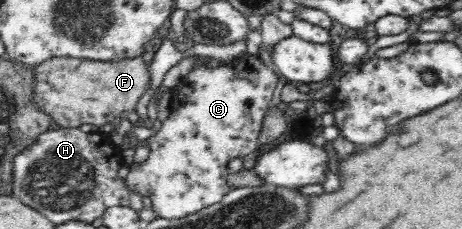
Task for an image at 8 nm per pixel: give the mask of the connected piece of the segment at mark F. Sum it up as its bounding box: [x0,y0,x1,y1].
[31,57,151,128]

